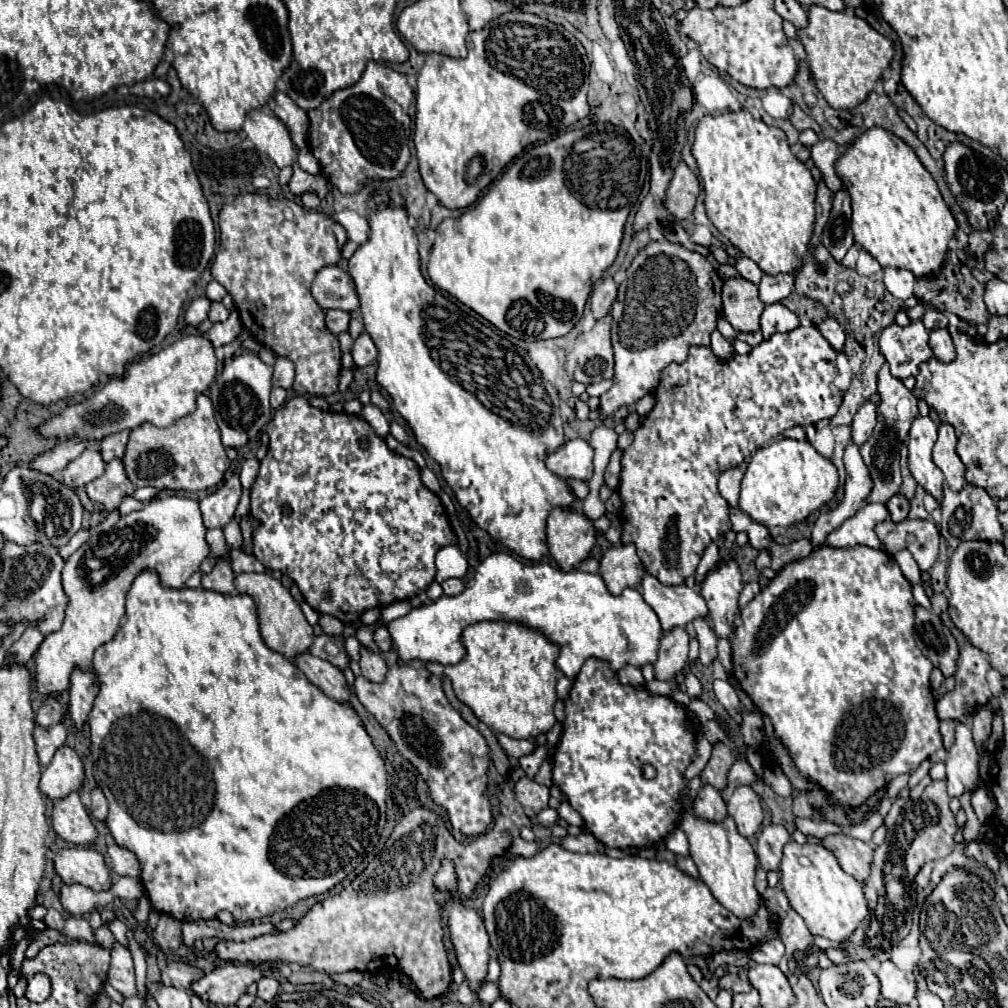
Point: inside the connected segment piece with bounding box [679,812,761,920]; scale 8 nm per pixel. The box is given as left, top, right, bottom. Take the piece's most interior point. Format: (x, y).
(726, 861)

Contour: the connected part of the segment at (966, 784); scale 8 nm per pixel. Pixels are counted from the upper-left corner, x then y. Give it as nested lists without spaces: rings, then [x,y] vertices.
[[[957,724],[955,744],[949,748],[947,764],[947,792],[951,798],[959,798],[963,792],[971,792],[977,786],[979,750],[973,742],[971,728]]]

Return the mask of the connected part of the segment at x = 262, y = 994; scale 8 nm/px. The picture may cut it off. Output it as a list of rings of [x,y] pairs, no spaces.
[[[261,978],[259,982],[257,982],[257,998],[261,998],[261,1000],[265,1000],[265,1002],[269,1002],[271,998],[275,998],[275,994],[279,992],[279,982],[275,980],[275,978]]]

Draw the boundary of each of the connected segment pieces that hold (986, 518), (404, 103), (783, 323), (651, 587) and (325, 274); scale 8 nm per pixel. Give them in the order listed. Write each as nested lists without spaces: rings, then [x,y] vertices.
[[[967,484],[961,492],[953,492],[945,486],[943,490],[943,502],[941,502],[941,534],[945,536],[947,544],[951,548],[957,548],[965,540],[987,540],[987,542],[1003,542],[1003,526],[997,518],[999,510],[995,500],[979,486]]]
[[[371,60],[359,82],[337,90],[319,108],[309,112],[309,150],[321,164],[321,174],[331,180],[341,194],[361,190],[369,180],[399,176],[409,164],[409,126],[407,114],[413,90],[407,78],[393,68]]]
[[[781,302],[765,306],[761,314],[761,332],[763,338],[769,338],[775,332],[791,332],[799,326],[799,318]]]
[[[645,572],[641,580],[641,594],[659,616],[663,632],[669,632],[671,628],[681,624],[689,624],[697,616],[709,618],[705,600],[699,596],[699,592],[683,584],[665,586],[653,574]]]
[[[325,266],[323,270],[319,270],[313,280],[311,292],[317,304],[325,310],[339,308],[351,312],[359,308],[359,298],[355,294],[353,282],[349,274],[339,266]]]

